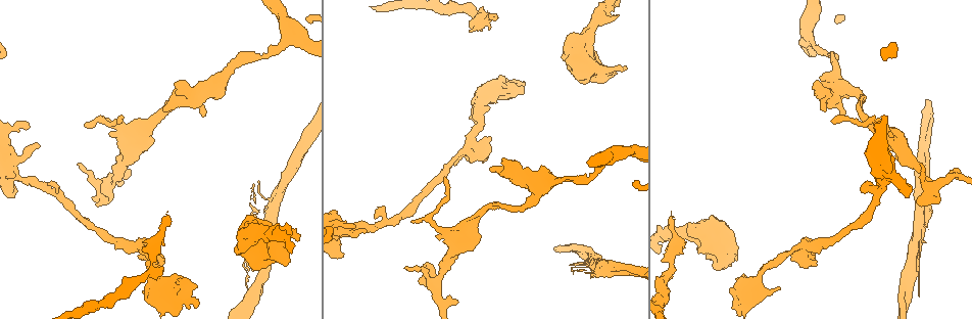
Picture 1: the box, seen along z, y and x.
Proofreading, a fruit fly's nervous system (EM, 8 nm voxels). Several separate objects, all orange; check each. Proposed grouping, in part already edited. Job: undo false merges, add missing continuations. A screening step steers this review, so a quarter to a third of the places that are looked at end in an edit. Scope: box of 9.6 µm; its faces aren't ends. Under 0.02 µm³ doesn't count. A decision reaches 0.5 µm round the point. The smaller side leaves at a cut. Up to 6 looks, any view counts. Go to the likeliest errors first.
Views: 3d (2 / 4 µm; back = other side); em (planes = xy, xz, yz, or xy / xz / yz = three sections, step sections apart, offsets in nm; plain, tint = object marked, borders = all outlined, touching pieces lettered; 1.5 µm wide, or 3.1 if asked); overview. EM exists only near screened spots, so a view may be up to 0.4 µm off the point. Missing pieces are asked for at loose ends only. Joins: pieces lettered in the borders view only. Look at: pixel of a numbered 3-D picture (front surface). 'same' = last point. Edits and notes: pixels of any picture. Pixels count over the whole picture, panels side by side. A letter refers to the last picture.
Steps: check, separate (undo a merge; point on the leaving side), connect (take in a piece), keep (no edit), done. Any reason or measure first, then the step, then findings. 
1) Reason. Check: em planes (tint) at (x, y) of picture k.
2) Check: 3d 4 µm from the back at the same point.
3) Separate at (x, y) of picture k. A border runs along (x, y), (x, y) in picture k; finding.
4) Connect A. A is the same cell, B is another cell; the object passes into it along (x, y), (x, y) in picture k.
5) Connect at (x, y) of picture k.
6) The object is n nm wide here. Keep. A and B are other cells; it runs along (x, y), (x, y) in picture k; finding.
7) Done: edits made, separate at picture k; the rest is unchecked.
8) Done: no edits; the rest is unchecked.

An open end. Check: 3d 2 µm at (96, 203) of picture 1.

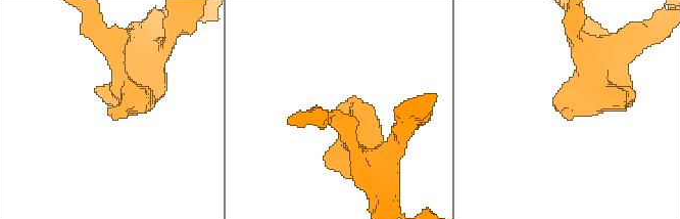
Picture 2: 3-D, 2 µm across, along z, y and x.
Now the EM. Check: em planes (plain) at (339, 108) of picture 2.

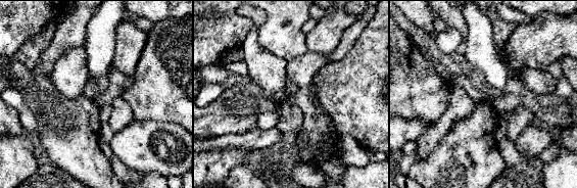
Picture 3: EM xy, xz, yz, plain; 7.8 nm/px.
What lies round it. Check: em planes (borders) at the same point.

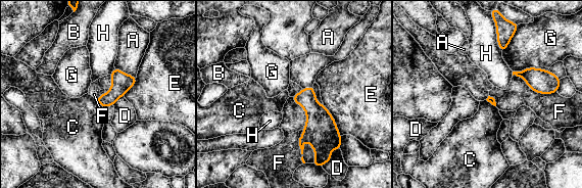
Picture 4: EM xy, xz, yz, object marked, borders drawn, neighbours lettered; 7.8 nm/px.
The longest contact is with F, 460 nm. Keep. A, B, C, D, E, F, G and H are other cells; a border runs along (291, 97), (305, 112), (301, 154) in picture 4; no lettered piece goes on from it.

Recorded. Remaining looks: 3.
An open end. Check: 3d 4 µm at (777, 290) of picture 1.

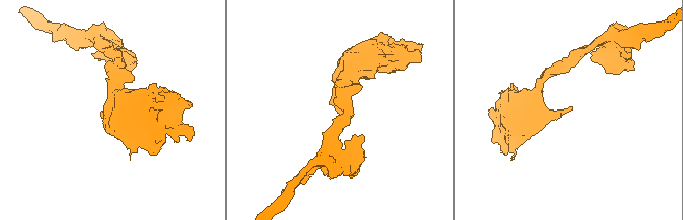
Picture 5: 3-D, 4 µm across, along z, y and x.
Check: em planes (plain) at (569, 111) of picture 5.

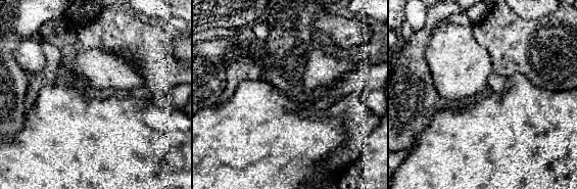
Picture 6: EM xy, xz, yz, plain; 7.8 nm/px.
Check: em planes (borders) at the same point.

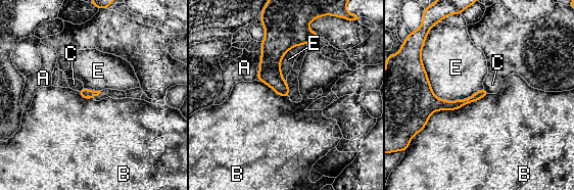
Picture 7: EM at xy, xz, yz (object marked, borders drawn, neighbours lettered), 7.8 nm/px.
Keep. A, B, C and E are other cells; a border runs along (488, 93), (435, 110), (419, 132) in picture 7; no lettered piece goes on from it.

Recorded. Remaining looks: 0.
Done: no edits; the rest is unchecked.

